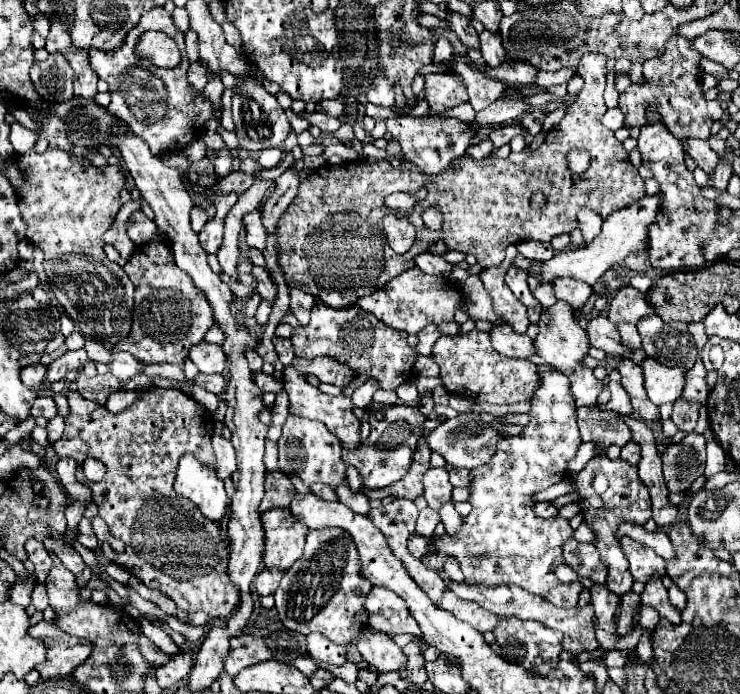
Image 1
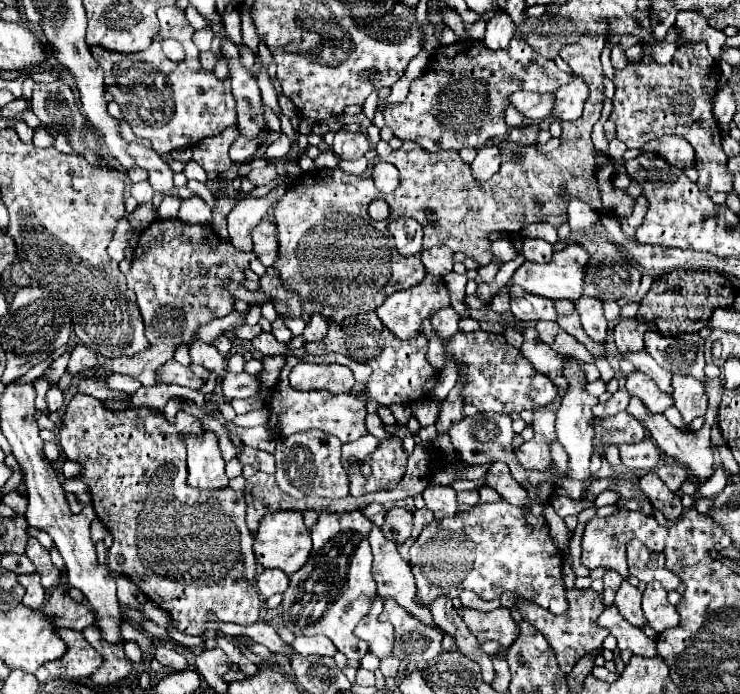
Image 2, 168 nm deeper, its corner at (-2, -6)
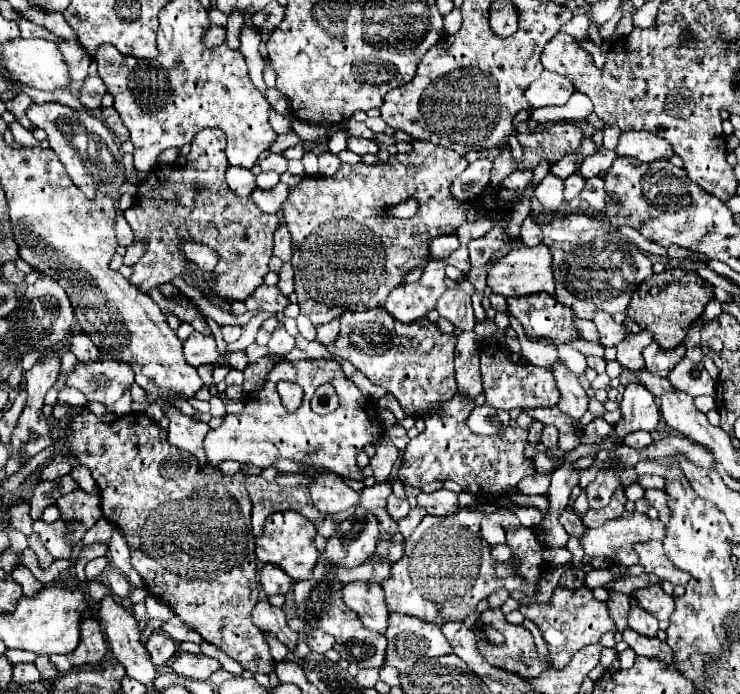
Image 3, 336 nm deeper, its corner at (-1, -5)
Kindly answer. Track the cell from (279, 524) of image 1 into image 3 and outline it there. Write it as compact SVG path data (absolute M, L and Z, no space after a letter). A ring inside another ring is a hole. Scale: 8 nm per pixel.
M298 512L270 514L270 518L266 518L266 524L264 524L264 534L256 538L256 556L264 564L280 566L294 580L310 578L310 570L314 568L318 560L318 550L314 546L314 534L316 534L314 524Z

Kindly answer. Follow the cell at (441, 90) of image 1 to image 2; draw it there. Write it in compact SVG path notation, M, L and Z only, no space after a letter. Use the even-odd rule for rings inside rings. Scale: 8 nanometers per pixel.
M517 33L505 51L487 51L479 39L461 39L451 45L441 45L441 49L435 49L429 61L427 71L417 77L407 93L407 99L403 103L387 105L383 109L383 117L387 127L399 137L401 141L417 141L427 151L443 151L443 149L463 149L473 147L481 149L487 145L487 141L505 139L509 129L505 123L505 109L509 105L509 95L515 91L527 89L527 91L538 91L540 93L556 93L559 87L567 85L571 75L561 71L551 59L541 57L535 53L525 39Z

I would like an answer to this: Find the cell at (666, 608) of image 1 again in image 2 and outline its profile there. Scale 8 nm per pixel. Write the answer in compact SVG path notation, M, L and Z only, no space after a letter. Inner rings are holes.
M649 583L643 591L643 611L649 625L657 633L663 633L665 629L679 625L679 613L667 601L667 591L659 583Z

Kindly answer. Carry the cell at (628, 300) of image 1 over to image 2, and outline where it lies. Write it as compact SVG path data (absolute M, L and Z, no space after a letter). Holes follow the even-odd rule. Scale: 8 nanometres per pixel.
M621 319L613 329L615 345L617 345L619 353L641 351L643 349L643 335L651 329L653 329L651 323L643 323L637 319Z

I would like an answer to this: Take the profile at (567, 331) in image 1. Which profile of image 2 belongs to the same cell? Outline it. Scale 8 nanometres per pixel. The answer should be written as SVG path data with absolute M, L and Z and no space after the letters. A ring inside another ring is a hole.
M569 361L569 367L565 371L565 377L569 379L569 389L561 401L561 407L557 409L557 439L561 441L561 445L565 447L567 455L569 455L569 463L567 463L567 477L575 479L575 481L585 481L587 477L591 477L589 471L589 459L593 453L593 413L591 407L595 407L599 401L597 397L585 393L585 379L581 369Z

